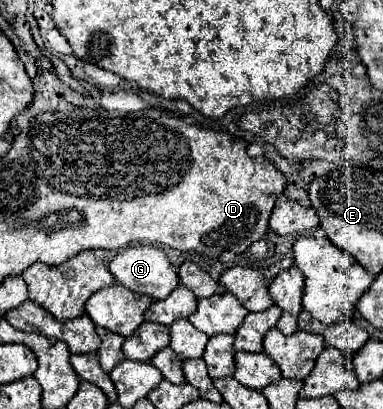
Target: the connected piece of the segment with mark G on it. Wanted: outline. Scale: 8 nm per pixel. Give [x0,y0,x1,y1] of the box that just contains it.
[109,244,179,300]

